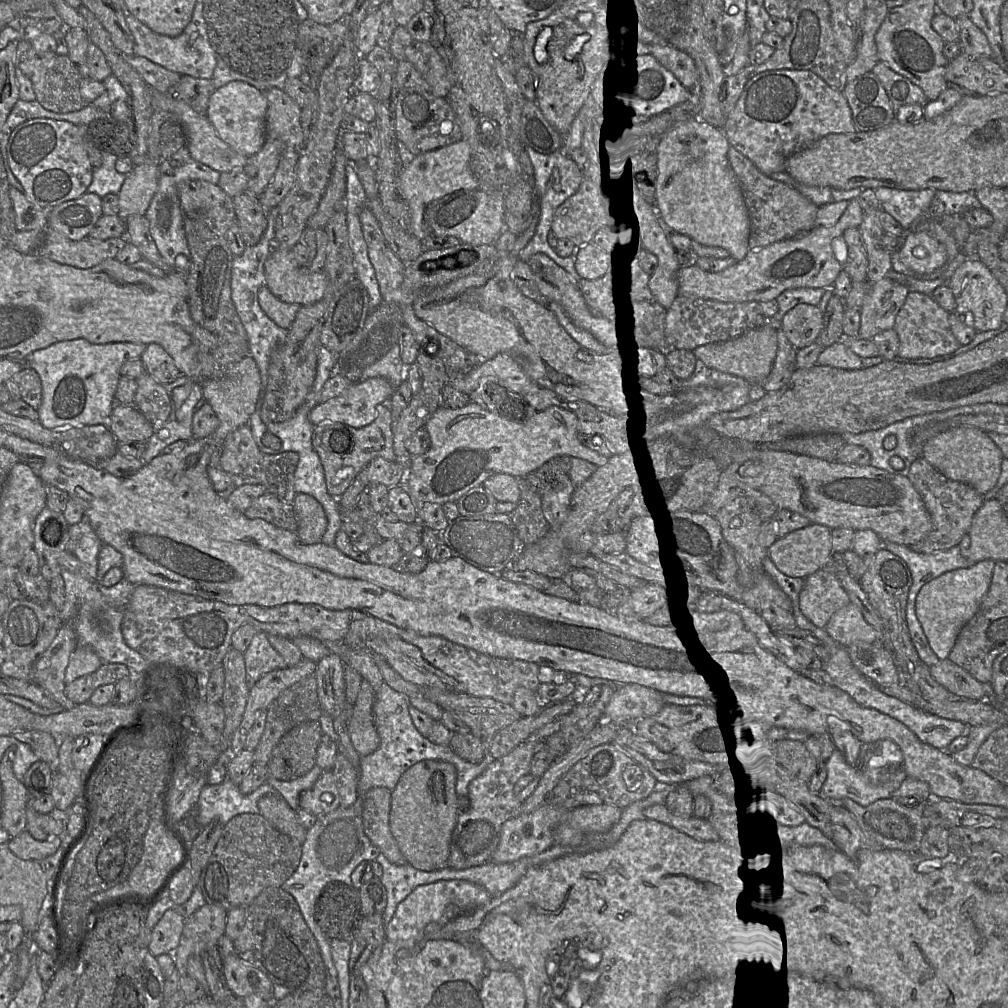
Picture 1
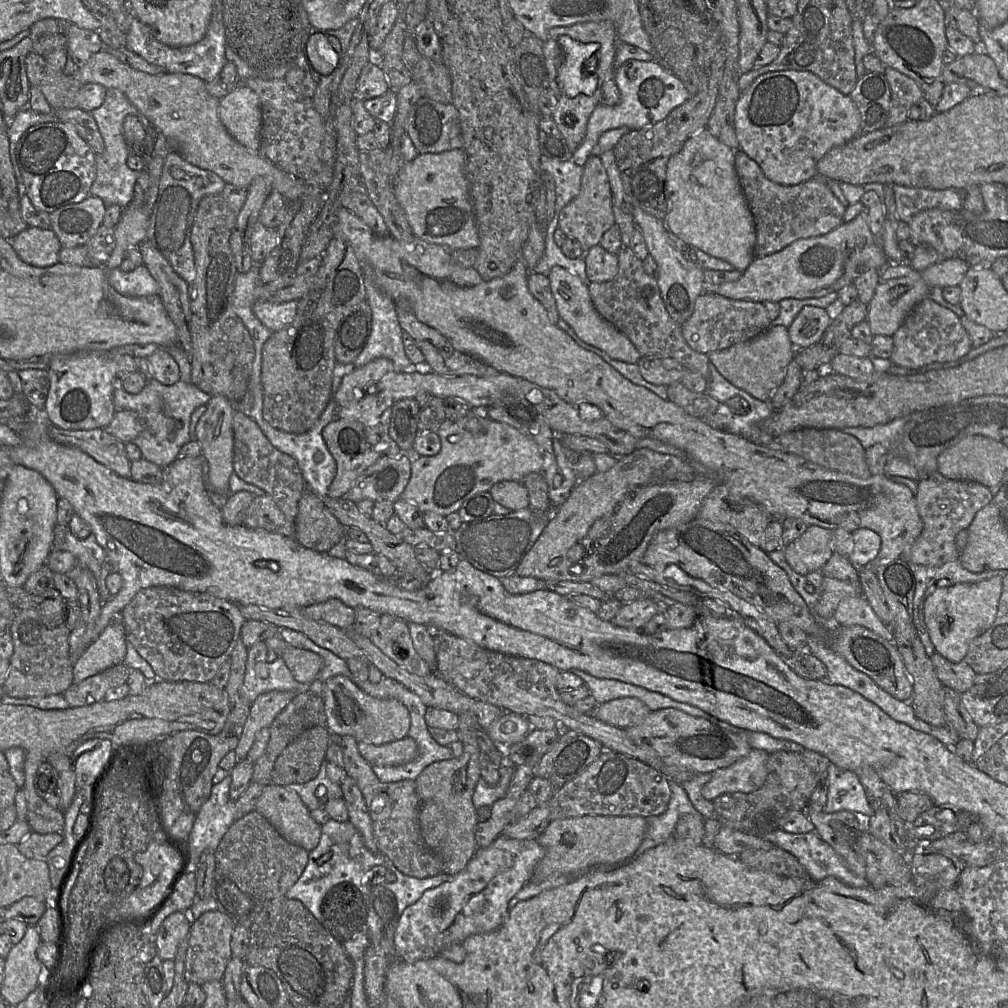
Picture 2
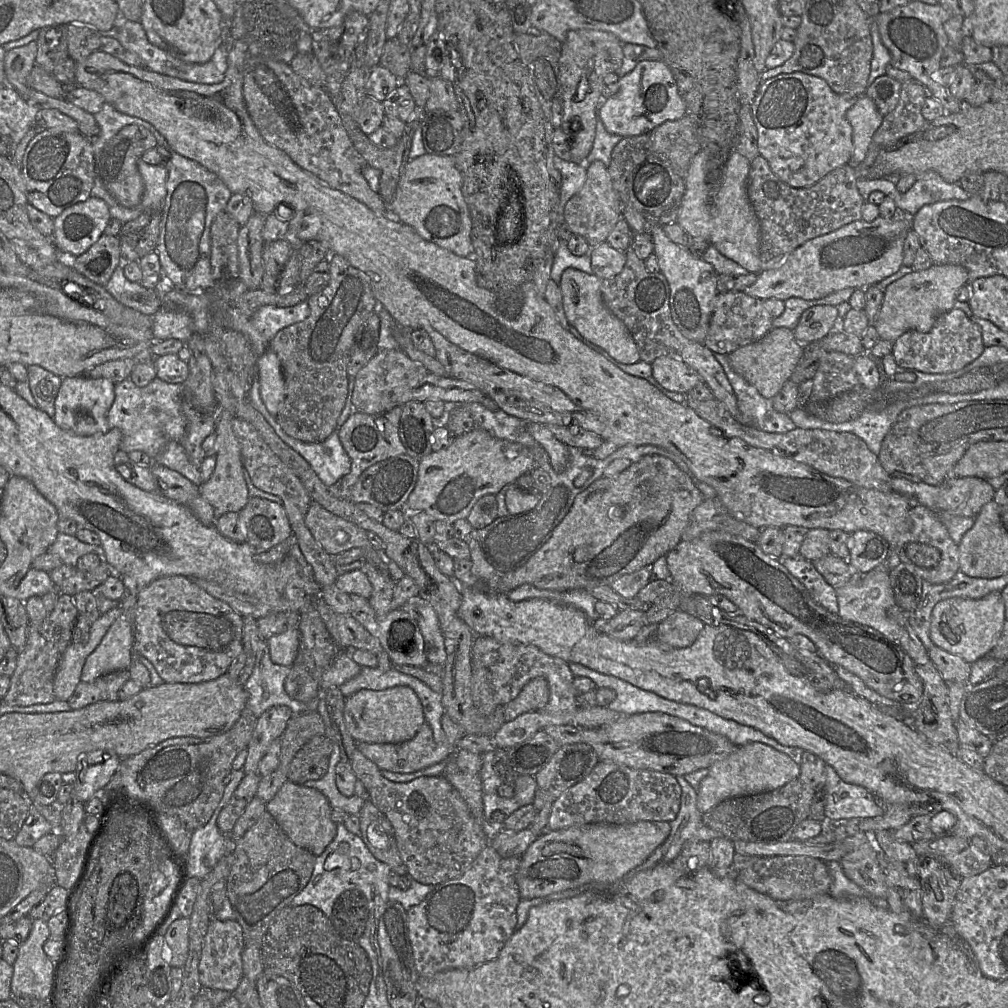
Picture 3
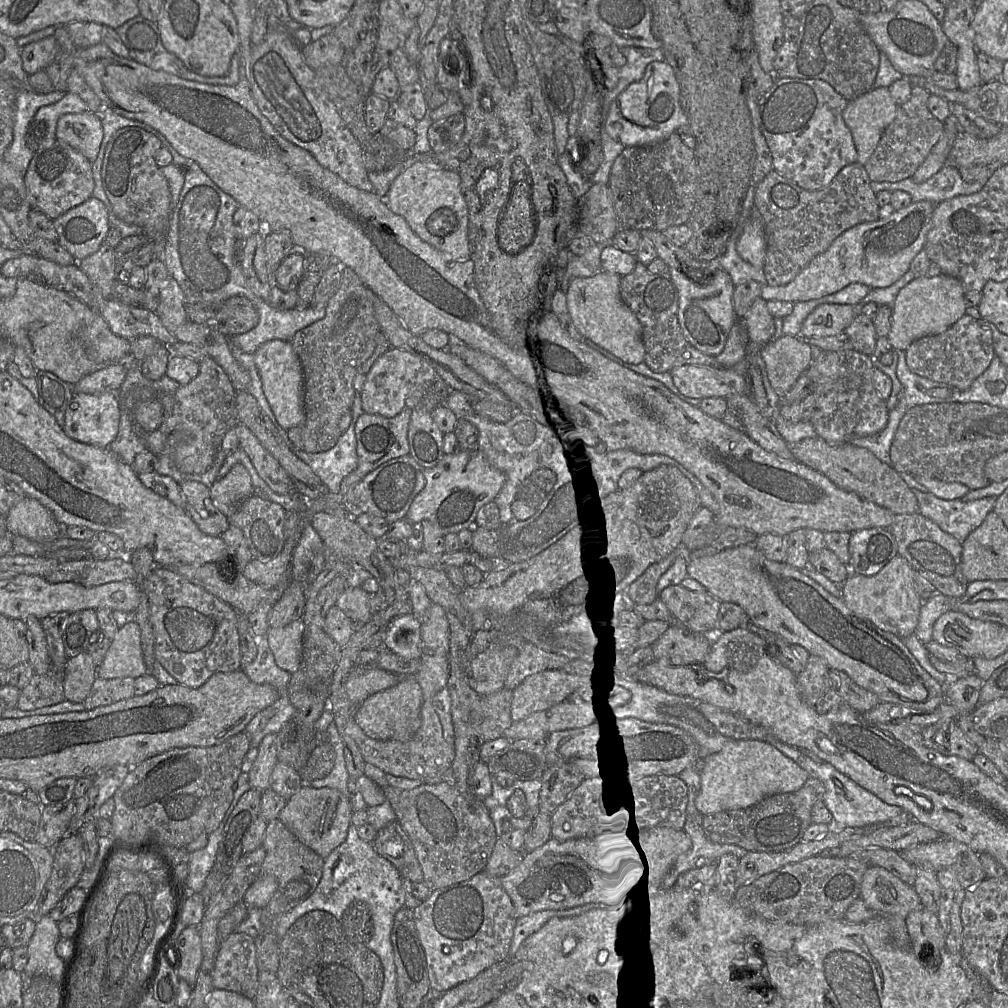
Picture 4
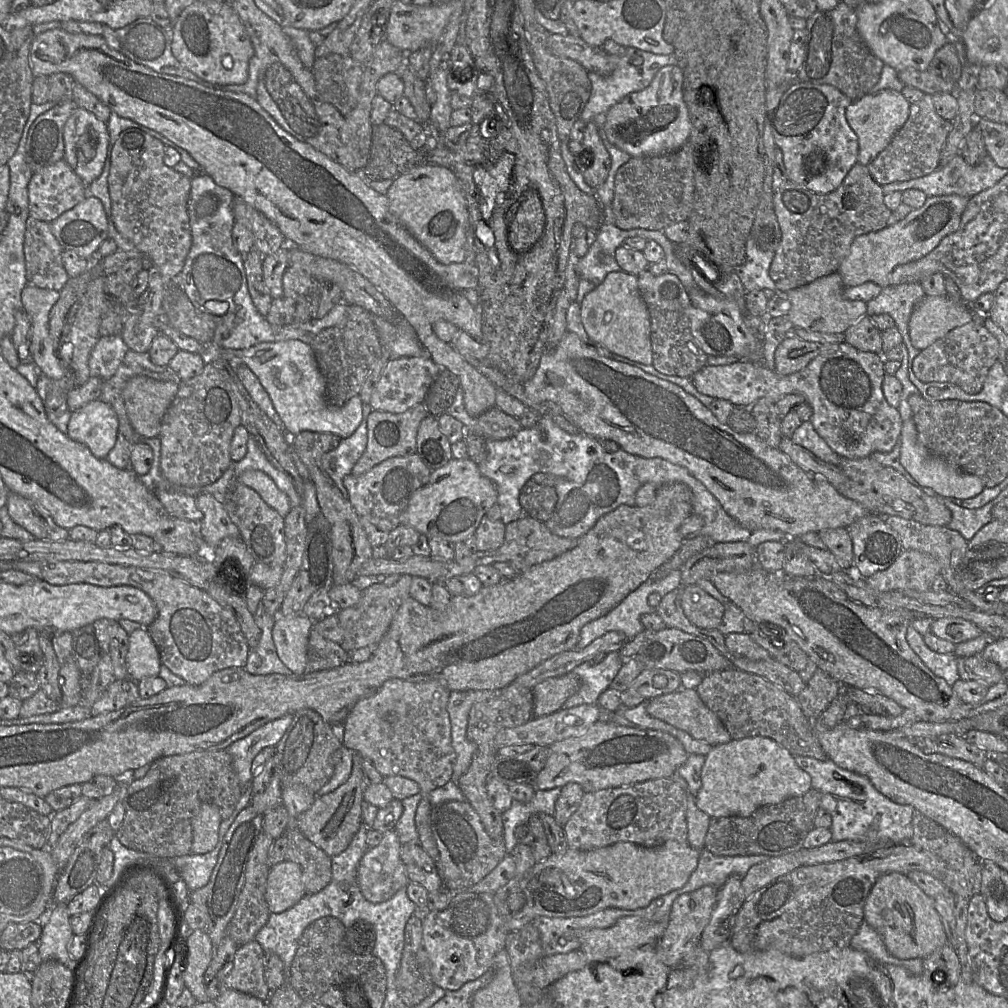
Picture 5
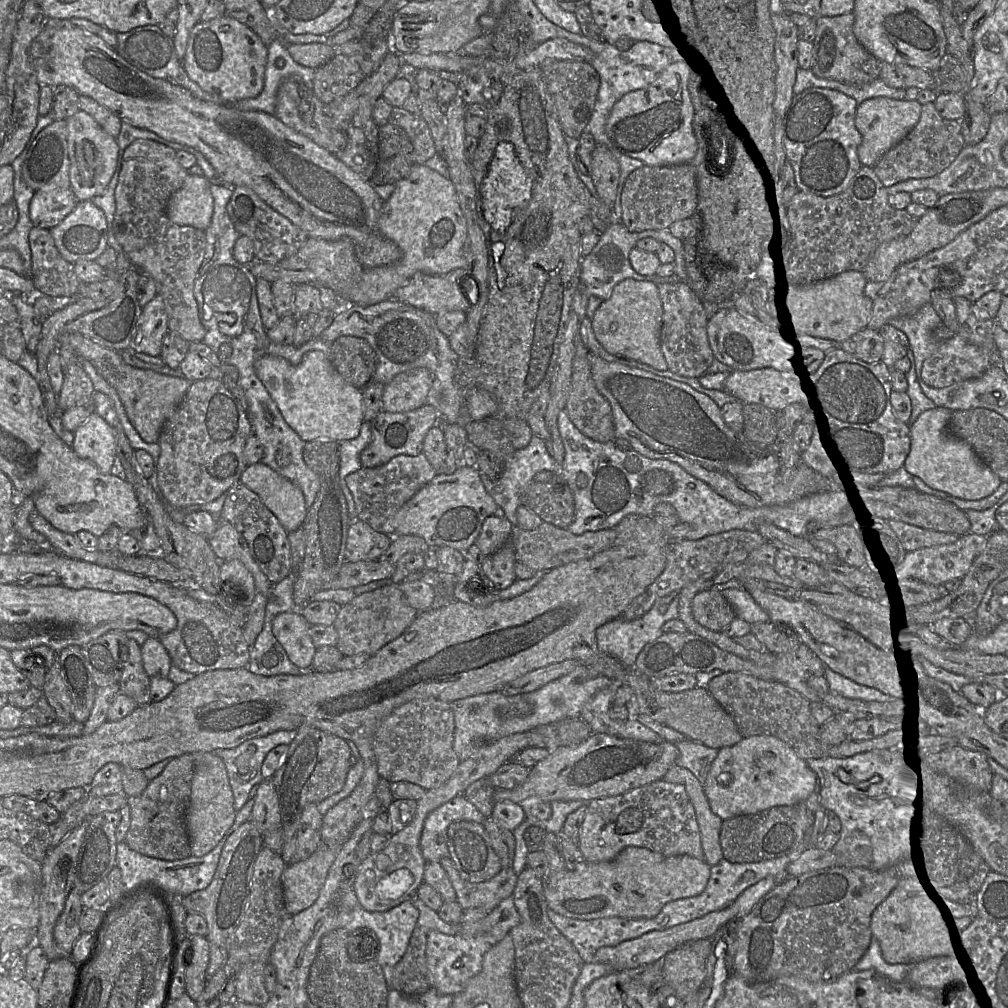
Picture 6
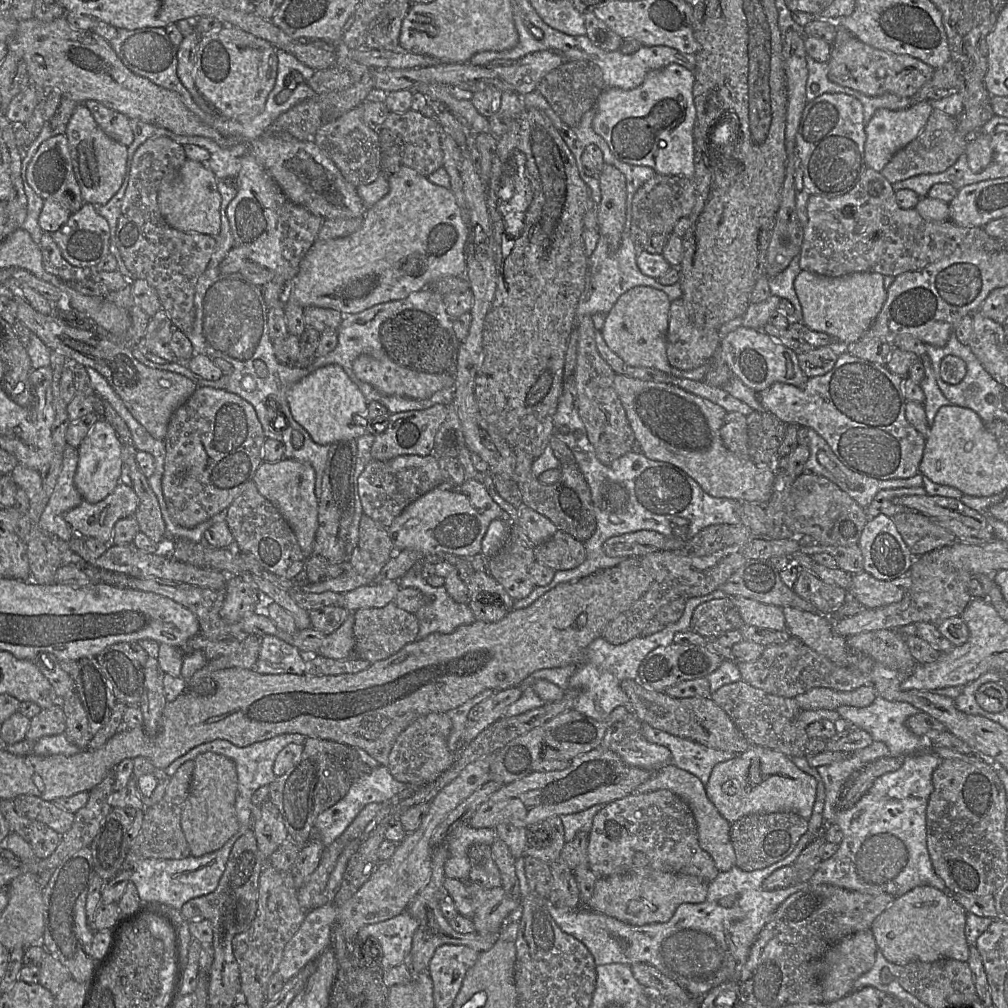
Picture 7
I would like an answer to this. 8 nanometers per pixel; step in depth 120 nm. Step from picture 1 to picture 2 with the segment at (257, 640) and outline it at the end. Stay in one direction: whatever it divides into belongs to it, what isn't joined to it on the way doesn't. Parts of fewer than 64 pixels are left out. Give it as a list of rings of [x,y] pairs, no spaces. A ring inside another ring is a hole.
[[[259,641],[248,648],[248,657],[244,677],[244,686],[246,696],[252,703],[262,693],[270,691],[291,691],[295,694],[309,689],[309,686],[302,685],[296,681],[281,657],[276,658],[273,662],[267,661],[268,648],[266,641]]]

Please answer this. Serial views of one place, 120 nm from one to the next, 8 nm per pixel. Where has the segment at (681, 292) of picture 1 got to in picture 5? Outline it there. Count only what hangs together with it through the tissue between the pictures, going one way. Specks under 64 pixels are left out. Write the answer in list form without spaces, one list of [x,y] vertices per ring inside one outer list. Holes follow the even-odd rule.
[[[955,194],[927,197],[921,207],[913,209],[897,222],[881,230],[857,236],[837,270],[845,288],[865,282],[873,282],[880,287],[889,285],[890,274],[897,266],[925,256],[944,237],[959,228],[968,200],[967,197]]]

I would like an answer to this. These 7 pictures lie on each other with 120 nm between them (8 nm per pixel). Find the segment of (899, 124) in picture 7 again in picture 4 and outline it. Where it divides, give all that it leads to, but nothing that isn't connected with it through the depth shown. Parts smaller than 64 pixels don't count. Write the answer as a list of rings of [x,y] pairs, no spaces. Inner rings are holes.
[[[887,87],[873,88],[867,93],[848,102],[842,112],[842,118],[852,134],[857,151],[857,163],[864,164],[871,157],[885,129],[896,117],[898,105]]]

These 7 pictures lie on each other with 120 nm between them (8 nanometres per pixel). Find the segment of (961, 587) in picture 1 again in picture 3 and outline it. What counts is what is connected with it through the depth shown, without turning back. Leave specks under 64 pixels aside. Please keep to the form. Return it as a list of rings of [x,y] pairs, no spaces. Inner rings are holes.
[[[992,592],[977,600],[949,598],[939,601],[932,610],[930,639],[935,646],[971,664],[988,656],[1002,632],[1004,621],[1001,592]]]

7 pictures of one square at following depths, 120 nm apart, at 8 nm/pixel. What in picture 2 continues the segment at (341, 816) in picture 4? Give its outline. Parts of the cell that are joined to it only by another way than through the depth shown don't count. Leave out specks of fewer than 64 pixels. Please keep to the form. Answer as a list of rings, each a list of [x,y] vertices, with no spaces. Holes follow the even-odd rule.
[[[269,784],[259,797],[255,811],[260,813],[288,842],[308,853],[319,844],[321,826],[310,815],[301,798],[284,786]]]

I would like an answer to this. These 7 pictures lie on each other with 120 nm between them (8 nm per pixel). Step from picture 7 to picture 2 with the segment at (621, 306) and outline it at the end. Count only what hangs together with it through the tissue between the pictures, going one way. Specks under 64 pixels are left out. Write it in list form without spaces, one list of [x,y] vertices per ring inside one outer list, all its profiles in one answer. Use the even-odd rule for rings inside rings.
[[[557,265],[551,268],[547,276],[560,318],[573,329],[582,341],[600,349],[614,360],[629,364],[636,364],[639,361],[641,355],[629,338],[597,312],[592,303],[587,283],[566,268]]]

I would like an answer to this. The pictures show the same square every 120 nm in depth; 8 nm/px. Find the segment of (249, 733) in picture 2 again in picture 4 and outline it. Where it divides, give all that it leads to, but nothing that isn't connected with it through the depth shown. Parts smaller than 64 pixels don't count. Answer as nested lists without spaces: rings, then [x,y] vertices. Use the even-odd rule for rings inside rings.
[[[277,734],[266,735],[257,747],[257,757],[248,774],[252,788],[263,792],[270,788],[270,776],[278,762]]]

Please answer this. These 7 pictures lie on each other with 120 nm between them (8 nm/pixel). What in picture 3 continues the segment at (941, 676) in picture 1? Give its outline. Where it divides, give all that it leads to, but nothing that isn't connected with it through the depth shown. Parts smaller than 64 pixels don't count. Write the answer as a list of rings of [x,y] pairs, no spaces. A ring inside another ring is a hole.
[[[935,645],[928,650],[928,655],[946,683],[969,683],[971,664],[961,657]]]

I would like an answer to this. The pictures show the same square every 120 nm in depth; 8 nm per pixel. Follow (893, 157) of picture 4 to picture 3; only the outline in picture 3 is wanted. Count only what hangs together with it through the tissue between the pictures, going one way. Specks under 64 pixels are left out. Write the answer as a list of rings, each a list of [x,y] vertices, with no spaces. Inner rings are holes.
[[[916,80],[901,83],[900,97],[895,108],[883,118],[875,131],[861,169],[869,168],[878,153],[894,145],[900,139],[921,130],[928,121],[921,114],[921,108],[928,93]]]

